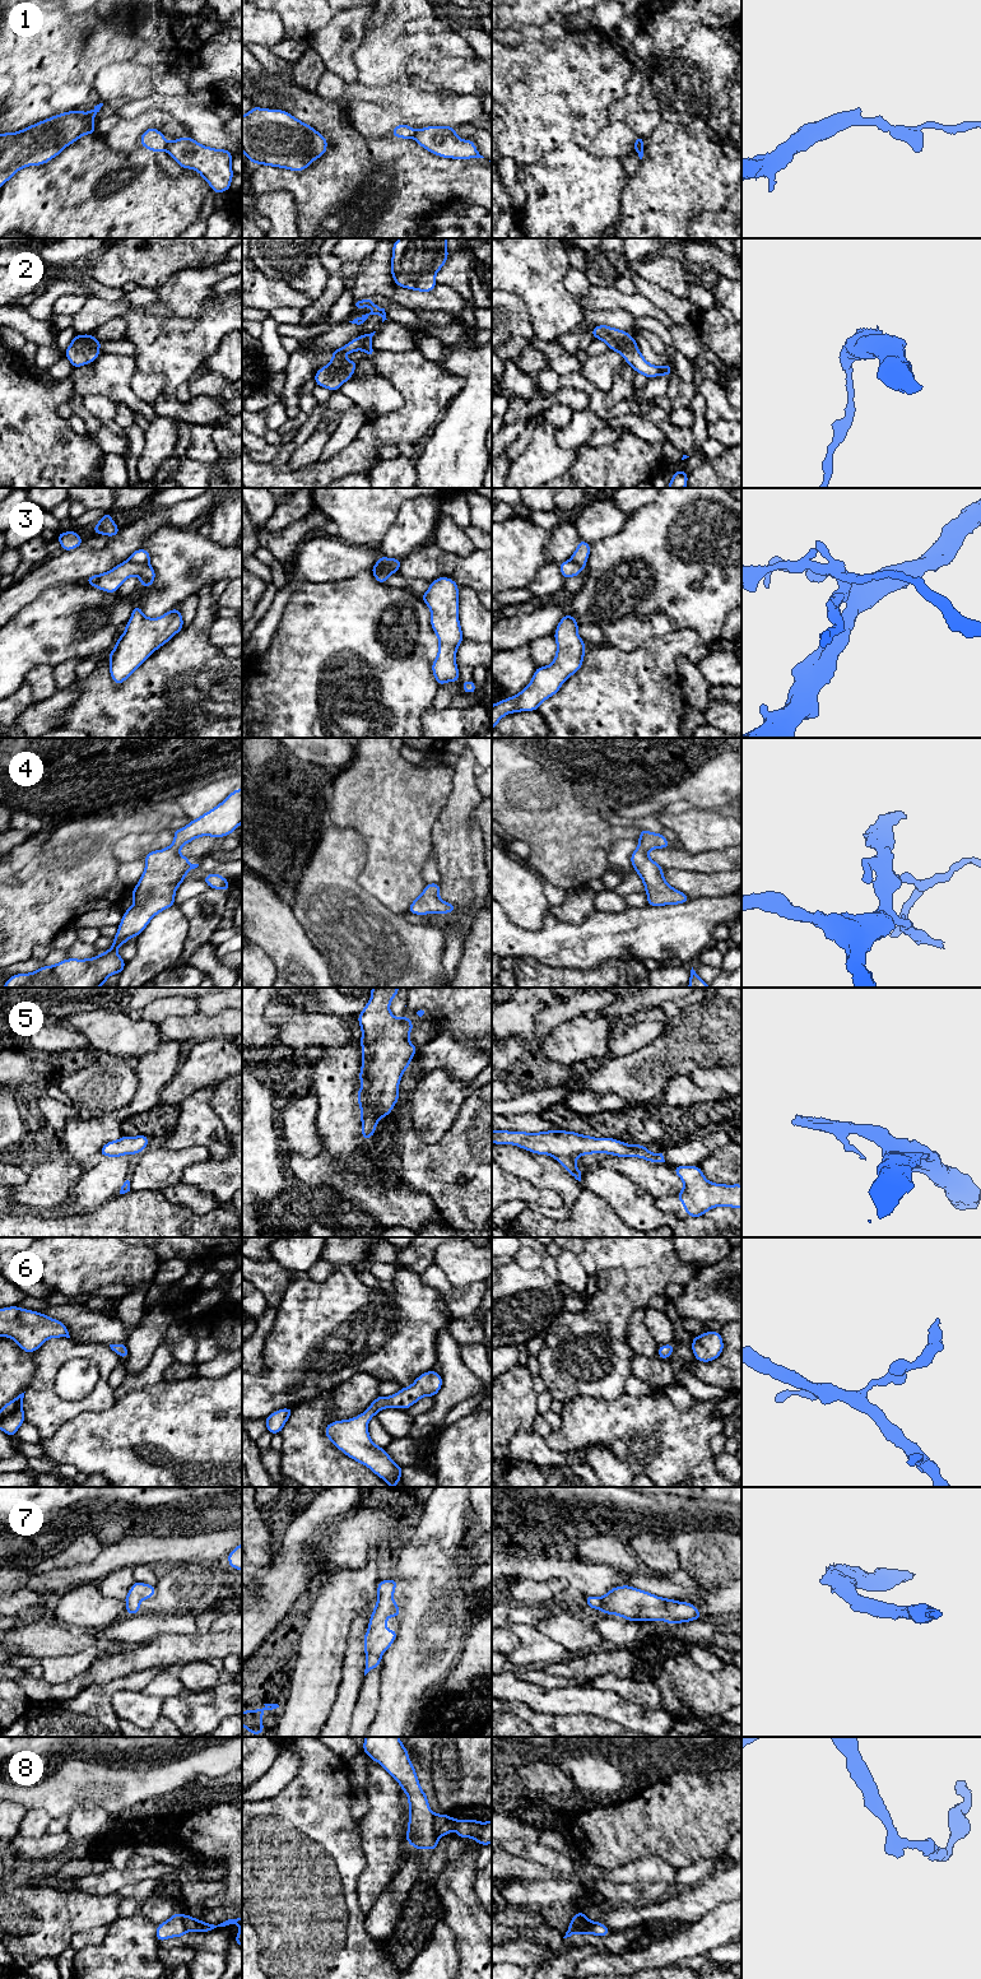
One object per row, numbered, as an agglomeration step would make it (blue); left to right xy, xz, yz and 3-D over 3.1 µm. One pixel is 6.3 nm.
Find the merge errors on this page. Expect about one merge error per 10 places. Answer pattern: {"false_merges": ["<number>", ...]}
{"false_merges": ["1", "3", "8"]}

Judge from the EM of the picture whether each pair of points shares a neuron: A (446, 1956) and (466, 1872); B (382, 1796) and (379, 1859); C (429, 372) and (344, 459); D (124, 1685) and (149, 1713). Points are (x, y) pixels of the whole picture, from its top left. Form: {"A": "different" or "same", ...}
{"A": "different", "B": "same", "C": "same", "D": "different"}

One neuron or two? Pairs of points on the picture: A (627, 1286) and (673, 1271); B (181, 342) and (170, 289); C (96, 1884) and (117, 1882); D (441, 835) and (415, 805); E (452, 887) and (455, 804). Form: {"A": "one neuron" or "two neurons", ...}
{"A": "one neuron", "B": "one neuron", "C": "one neuron", "D": "two neurons", "E": "one neuron"}

